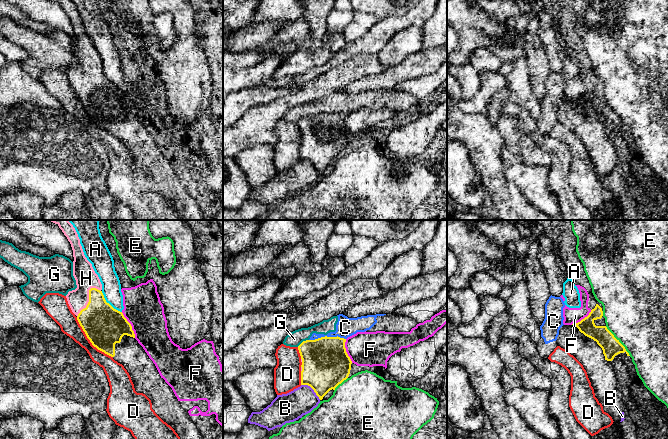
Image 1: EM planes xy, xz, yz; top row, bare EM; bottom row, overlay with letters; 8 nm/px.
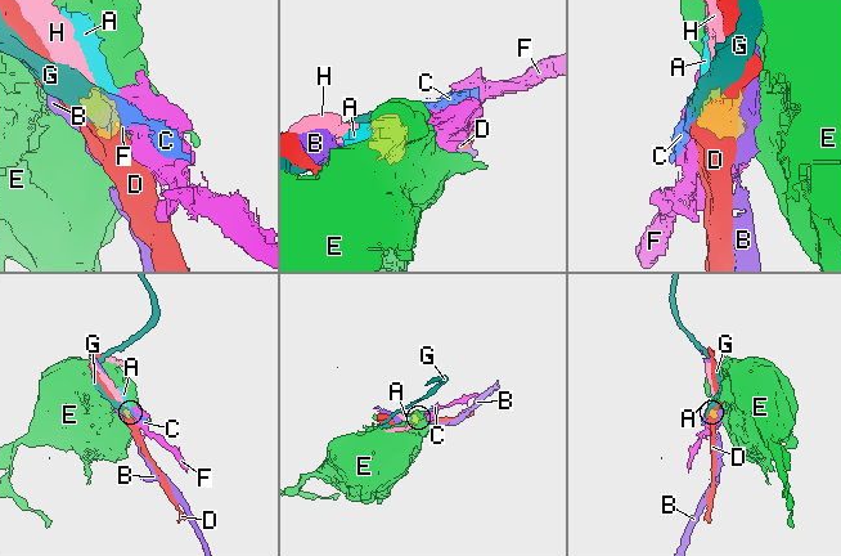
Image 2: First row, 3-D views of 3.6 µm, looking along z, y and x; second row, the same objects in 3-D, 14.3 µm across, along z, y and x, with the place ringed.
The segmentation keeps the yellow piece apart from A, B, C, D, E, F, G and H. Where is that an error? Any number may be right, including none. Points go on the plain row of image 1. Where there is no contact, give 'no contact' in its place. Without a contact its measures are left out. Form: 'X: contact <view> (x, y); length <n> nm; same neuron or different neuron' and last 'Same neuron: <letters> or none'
A: contact xy (108, 79); length 240 nm; different neuron
B: contact xz (312, 164); length 200 nm; different neuron
C: contact xz (326, 112); length 300 nm; different neuron
D: contact xy (90, 117); length 440 nm; different neuron
E: contact yz (618, 117); length 320 nm; different neuron
F: contact xy (130, 101); length 240 nm; different neuron
G: contact xz (302, 118); length 110 nm; different neuron
H: contact xy (89, 74); length 280 nm; same neuron
Same neuron: H

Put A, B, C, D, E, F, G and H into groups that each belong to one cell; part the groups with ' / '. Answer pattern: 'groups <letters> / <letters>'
groups A F / B / C G / D / E / H

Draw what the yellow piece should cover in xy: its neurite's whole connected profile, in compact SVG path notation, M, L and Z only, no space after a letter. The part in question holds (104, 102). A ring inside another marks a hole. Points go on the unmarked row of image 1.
M73 1L58 2L70 18L74 33L77 64L69 67L66 74L87 114L94 123L124 142L135 167L151 176L152 185L175 206L183 220L204 220L197 202L135 115L131 100L122 88L106 78L100 55L85 33Z

